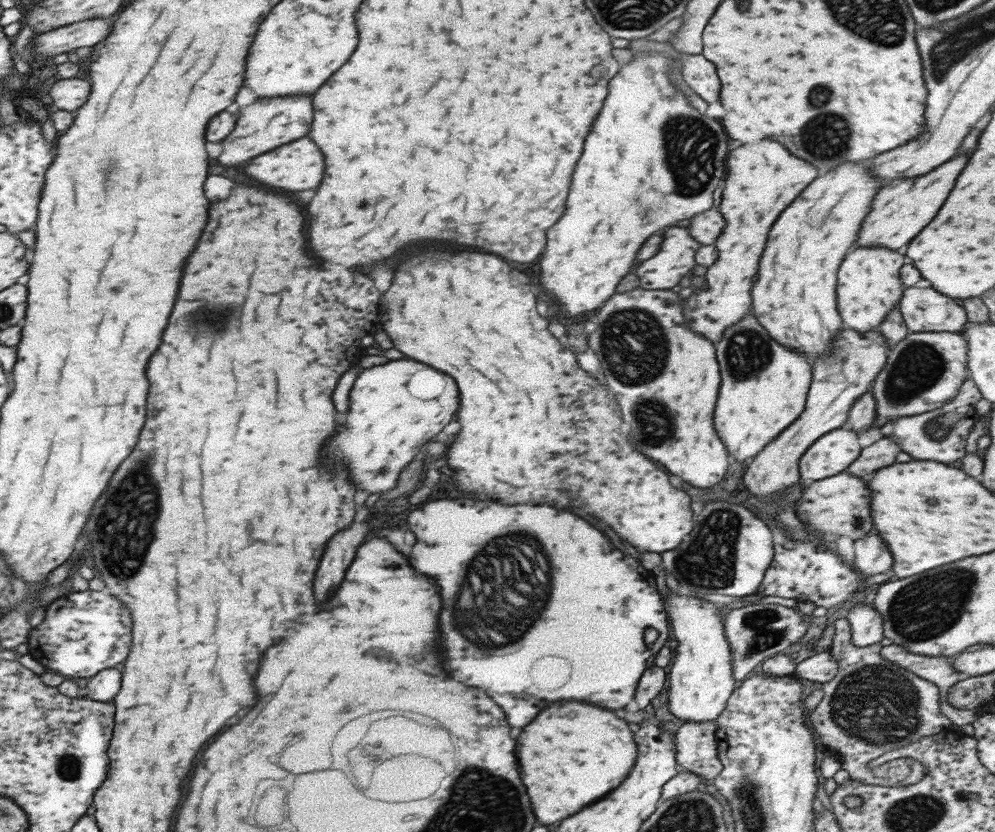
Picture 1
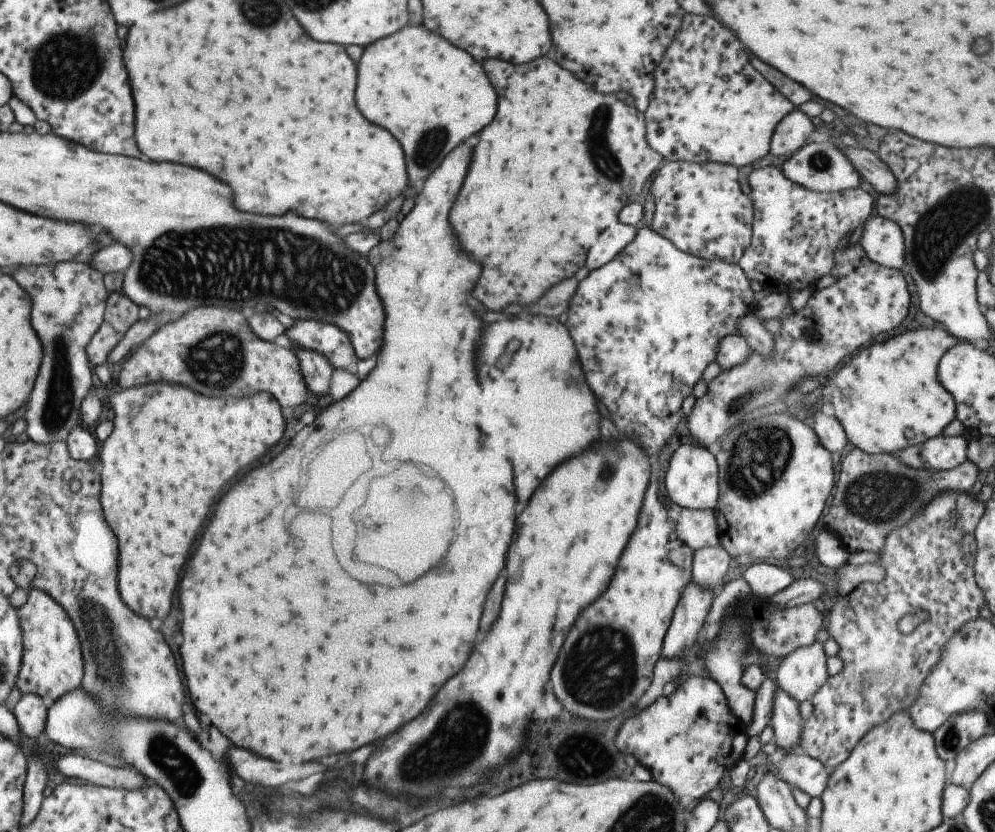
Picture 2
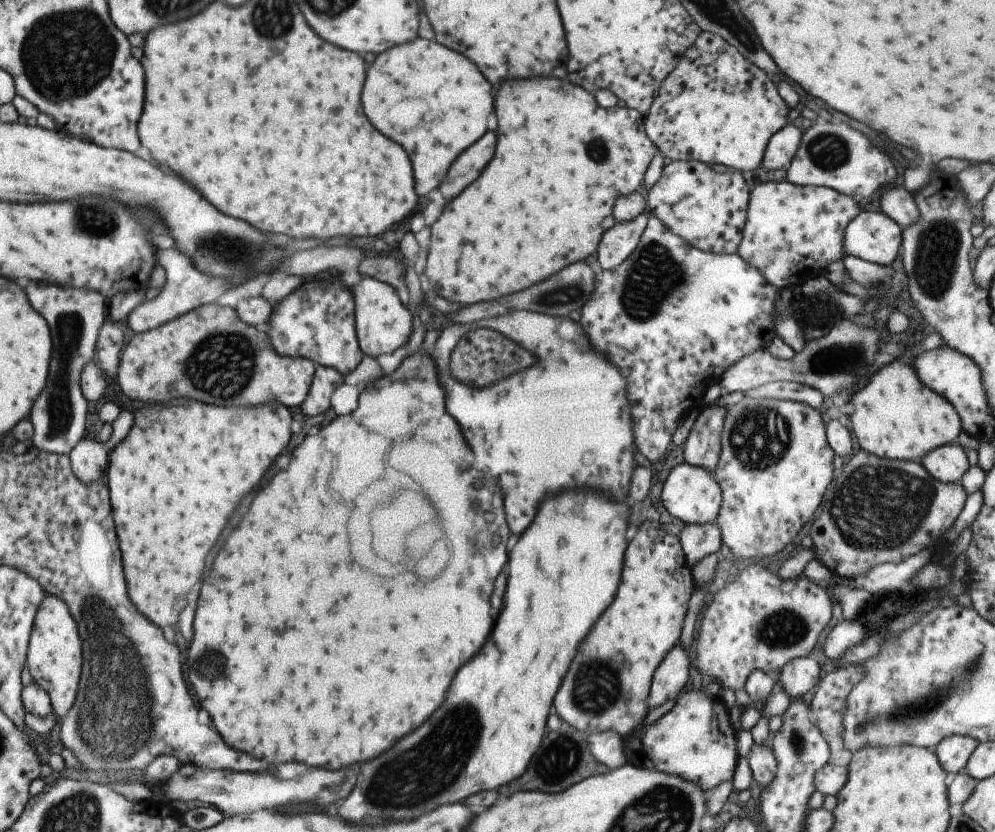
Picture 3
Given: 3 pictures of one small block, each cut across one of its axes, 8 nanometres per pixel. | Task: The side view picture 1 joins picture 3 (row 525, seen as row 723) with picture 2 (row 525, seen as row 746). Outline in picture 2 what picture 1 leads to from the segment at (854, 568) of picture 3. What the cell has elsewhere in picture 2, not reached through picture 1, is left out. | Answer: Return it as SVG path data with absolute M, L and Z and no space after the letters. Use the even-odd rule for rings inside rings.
M853 448L845 454L839 464L839 474L835 482L835 492L831 504L823 516L823 526L827 532L833 532L841 546L851 552L873 552L879 554L885 542L885 536L901 528L939 492L969 492L979 480L979 472L969 460L959 464L953 470L929 472L915 470L905 466L899 458L889 454L865 454L859 448Z

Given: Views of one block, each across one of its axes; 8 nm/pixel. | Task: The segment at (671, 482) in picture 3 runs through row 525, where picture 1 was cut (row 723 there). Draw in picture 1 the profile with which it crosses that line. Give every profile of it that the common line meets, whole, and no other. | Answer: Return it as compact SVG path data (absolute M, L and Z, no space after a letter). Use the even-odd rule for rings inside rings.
M671 594L663 604L673 628L673 638L679 642L677 656L667 678L667 708L673 718L683 720L685 724L713 724L737 688L731 678L731 650L723 638L719 606L701 602L699 598L693 598L693 594Z

